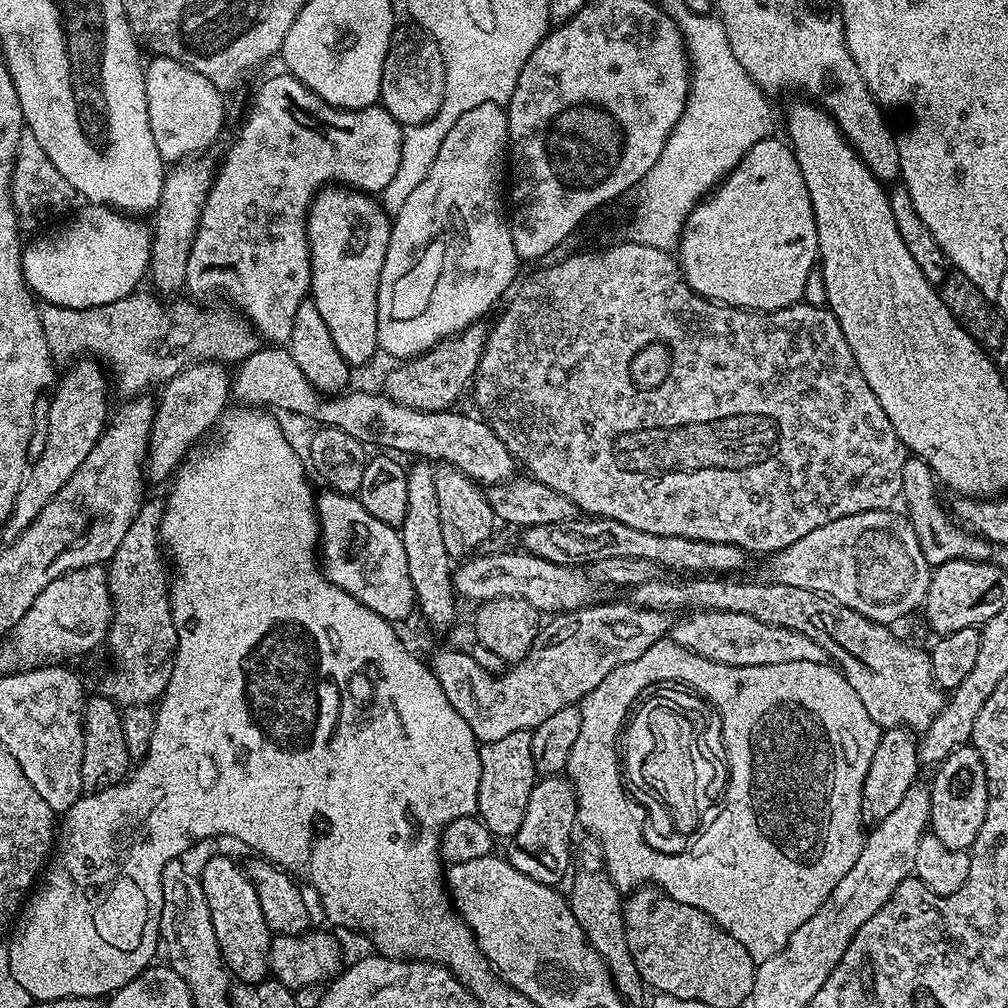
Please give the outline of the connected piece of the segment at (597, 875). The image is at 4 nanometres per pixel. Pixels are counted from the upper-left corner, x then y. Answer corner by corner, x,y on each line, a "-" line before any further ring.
603,870
580,872
576,877
574,876
571,877
573,880
570,903
574,918
578,918
578,926
582,926
590,946
594,946
594,950
602,958
602,962
606,962
608,973
612,975
612,984
620,999
628,1006
642,1003
646,985
638,974
638,966
634,966
634,962
630,958
630,946
626,946
625,897
614,886
608,873

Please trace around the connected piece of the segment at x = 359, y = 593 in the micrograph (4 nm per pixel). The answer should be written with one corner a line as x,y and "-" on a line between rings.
333,490
325,492
316,500
325,576
384,620
399,624
416,610
416,595
399,531
369,514
357,497

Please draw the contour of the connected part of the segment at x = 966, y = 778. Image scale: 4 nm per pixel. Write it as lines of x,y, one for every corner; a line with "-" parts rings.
957,746
945,760
940,761
935,772
936,777
930,783
931,835
936,836
938,842
950,850
968,852
978,838
978,830
982,830
982,822
986,818
988,783
982,758
974,747

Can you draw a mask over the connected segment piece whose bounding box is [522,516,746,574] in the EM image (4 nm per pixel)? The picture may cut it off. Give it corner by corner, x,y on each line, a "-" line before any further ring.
604,516
577,518
565,524
527,526
523,532
523,551
538,558
546,558
546,562
569,566
587,566
602,558
642,558
660,565
664,570
673,568
676,574
732,574
735,568
743,566
746,559
744,549
733,544
646,534
646,530
634,530
634,526
626,526

